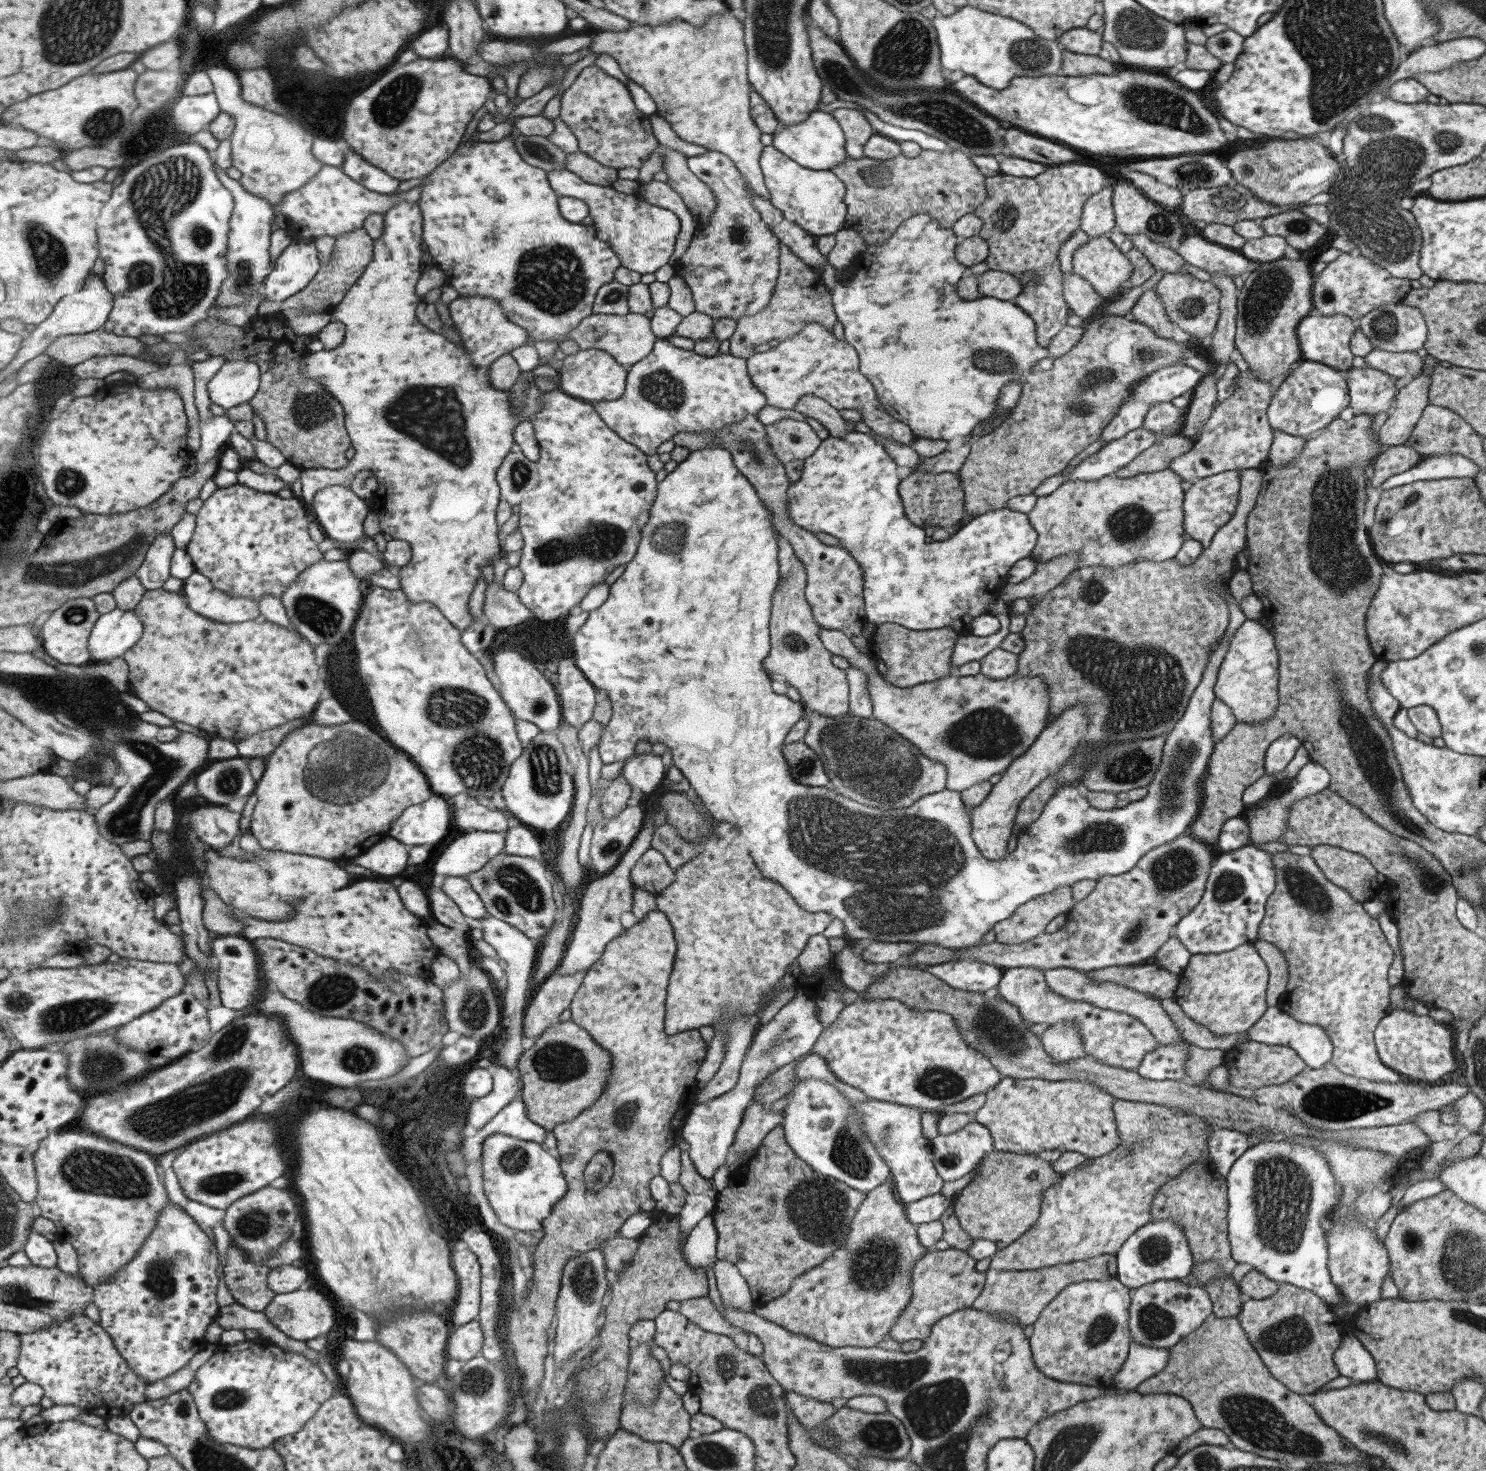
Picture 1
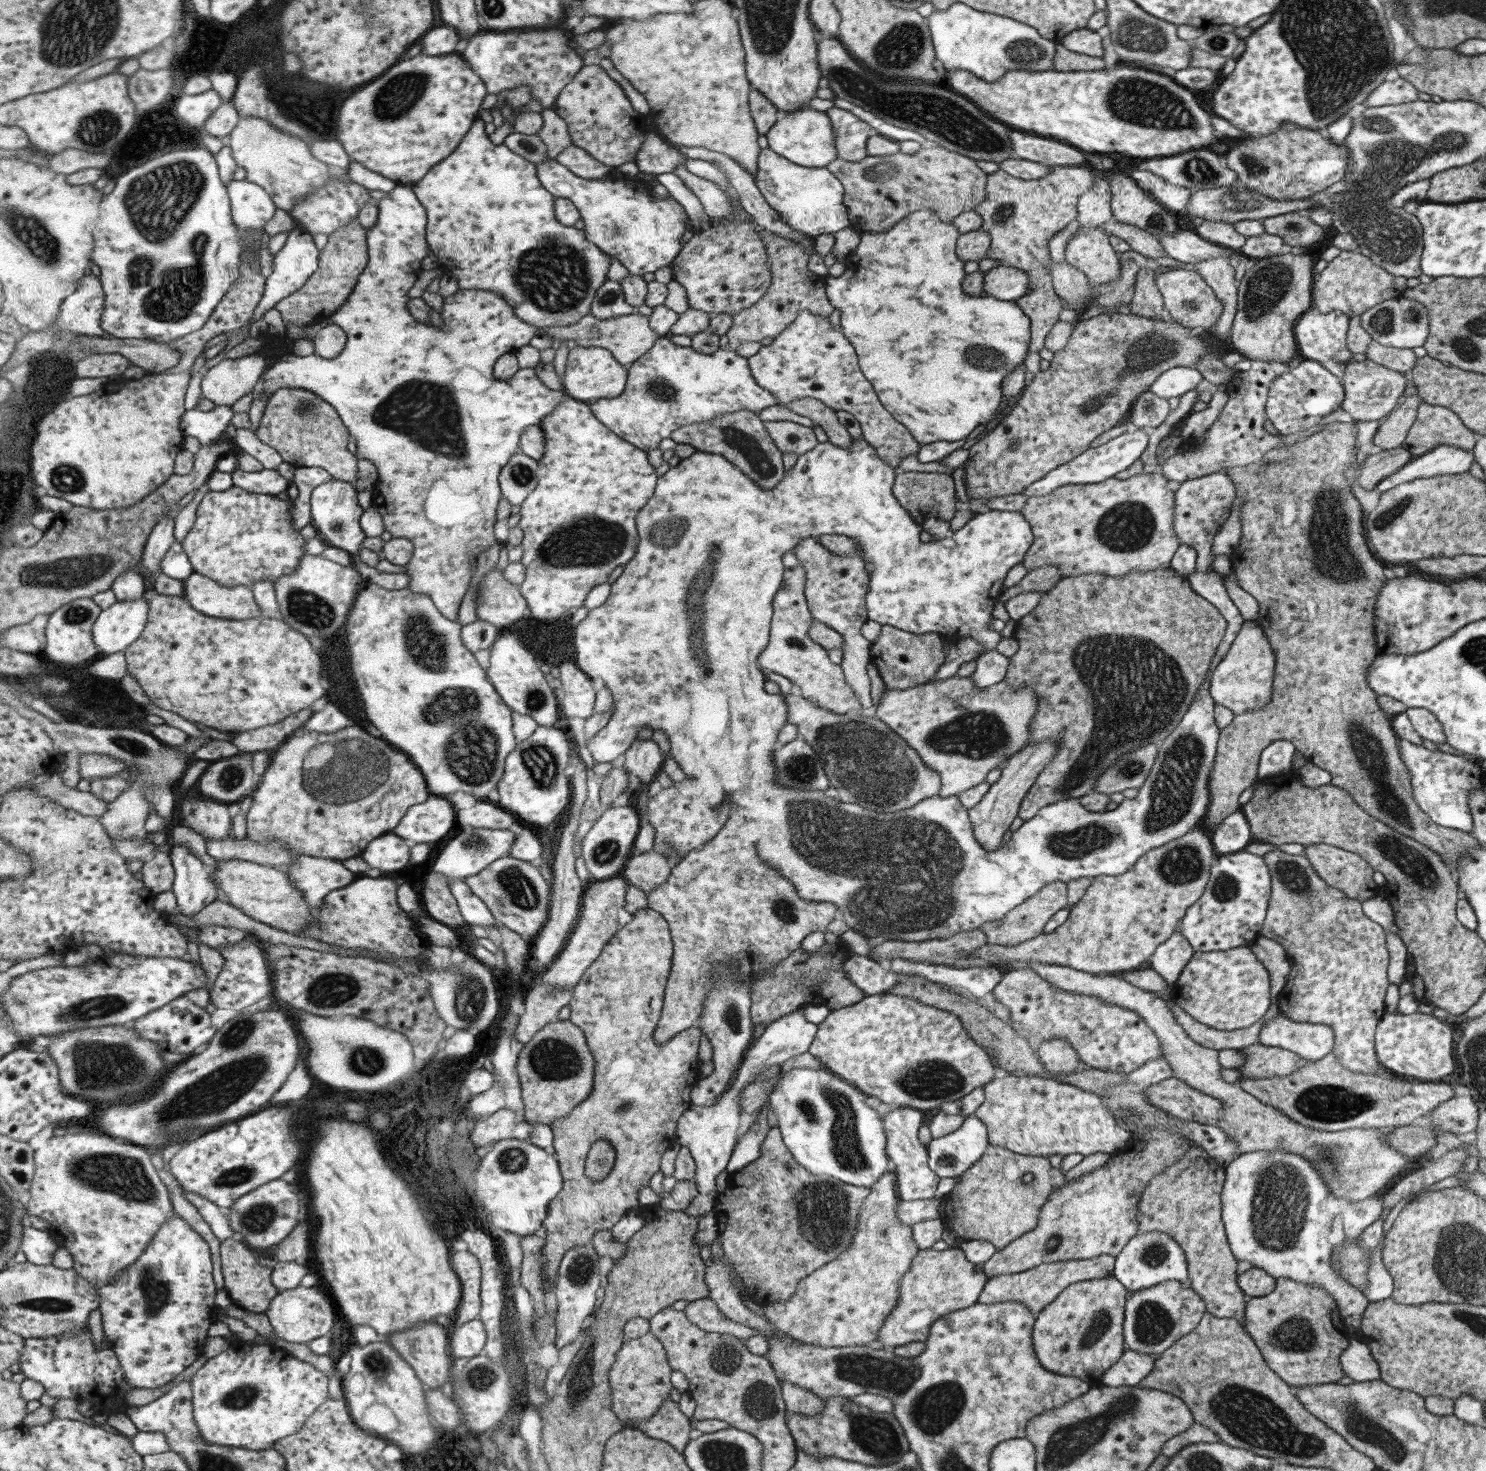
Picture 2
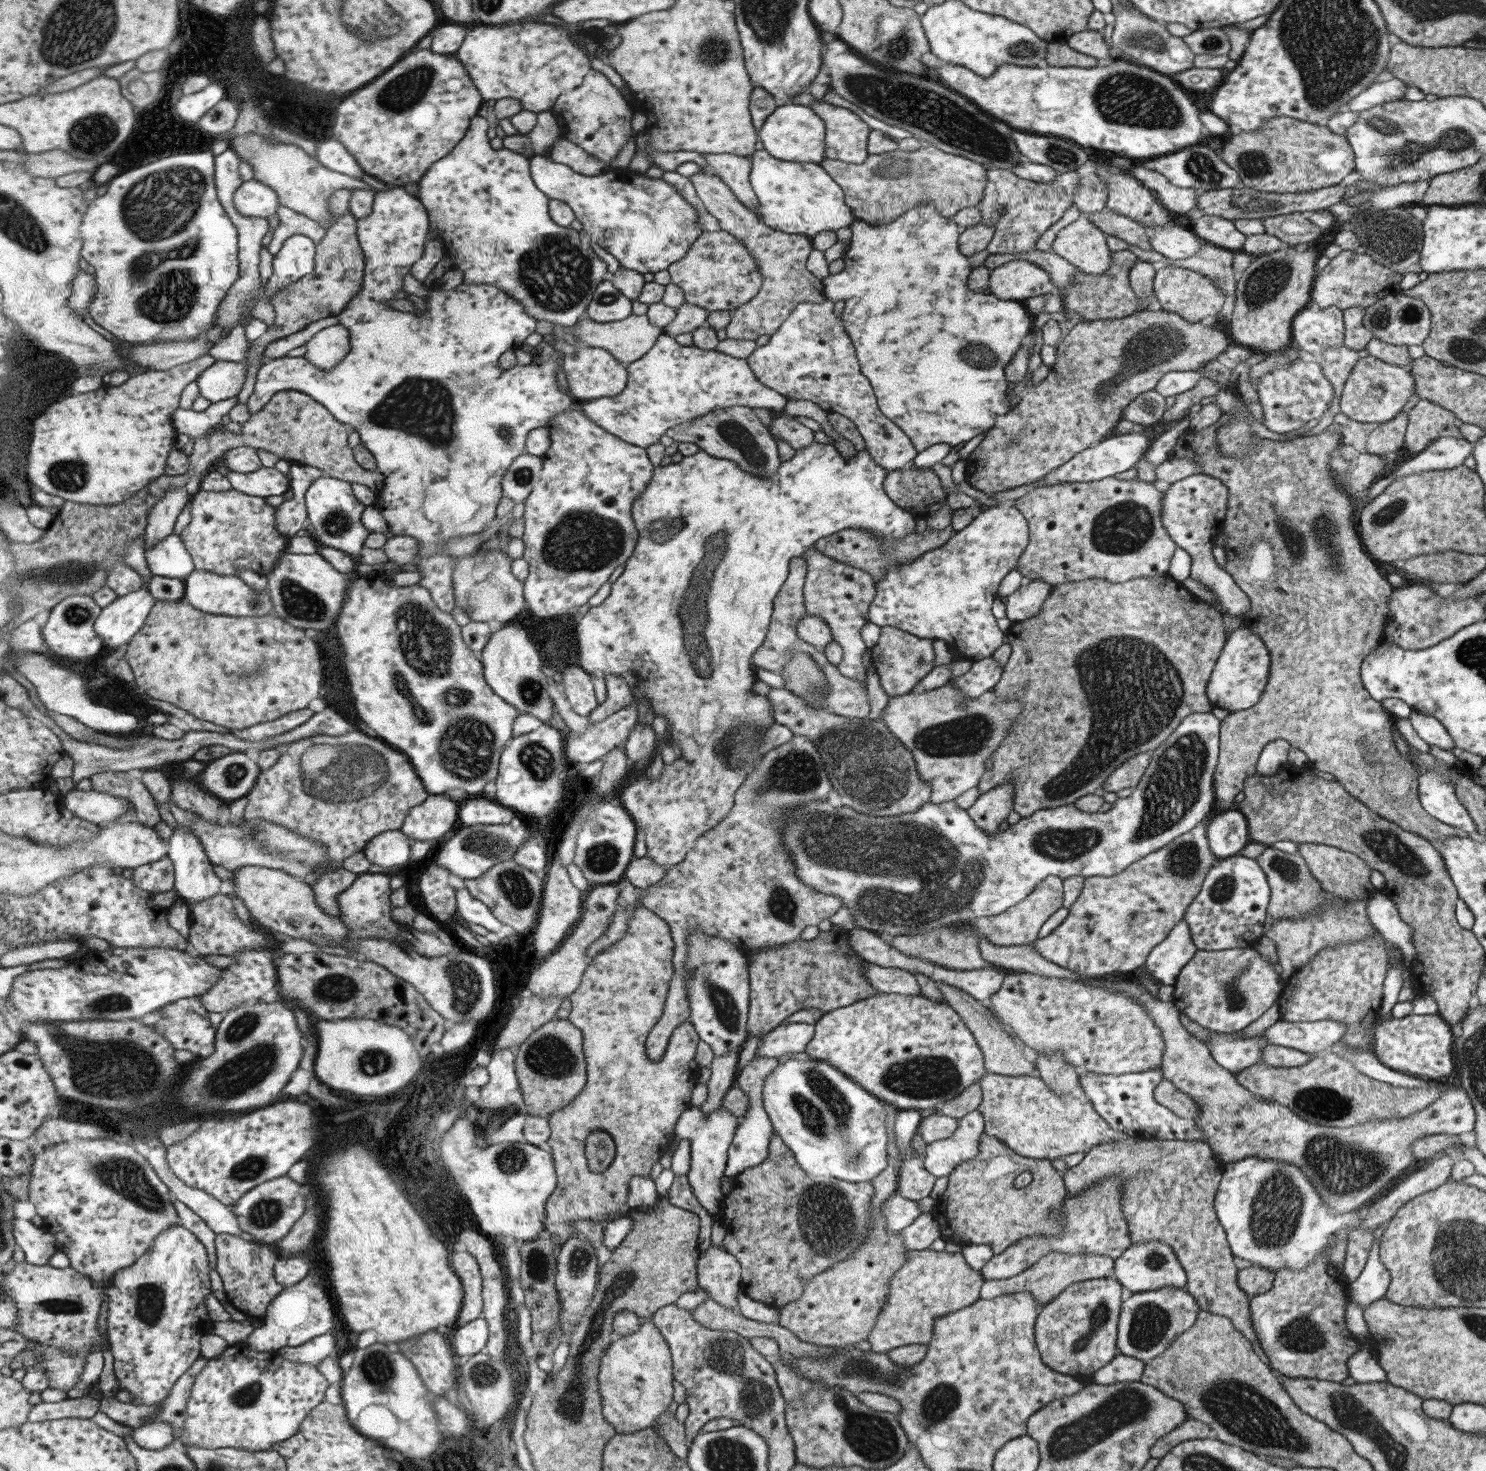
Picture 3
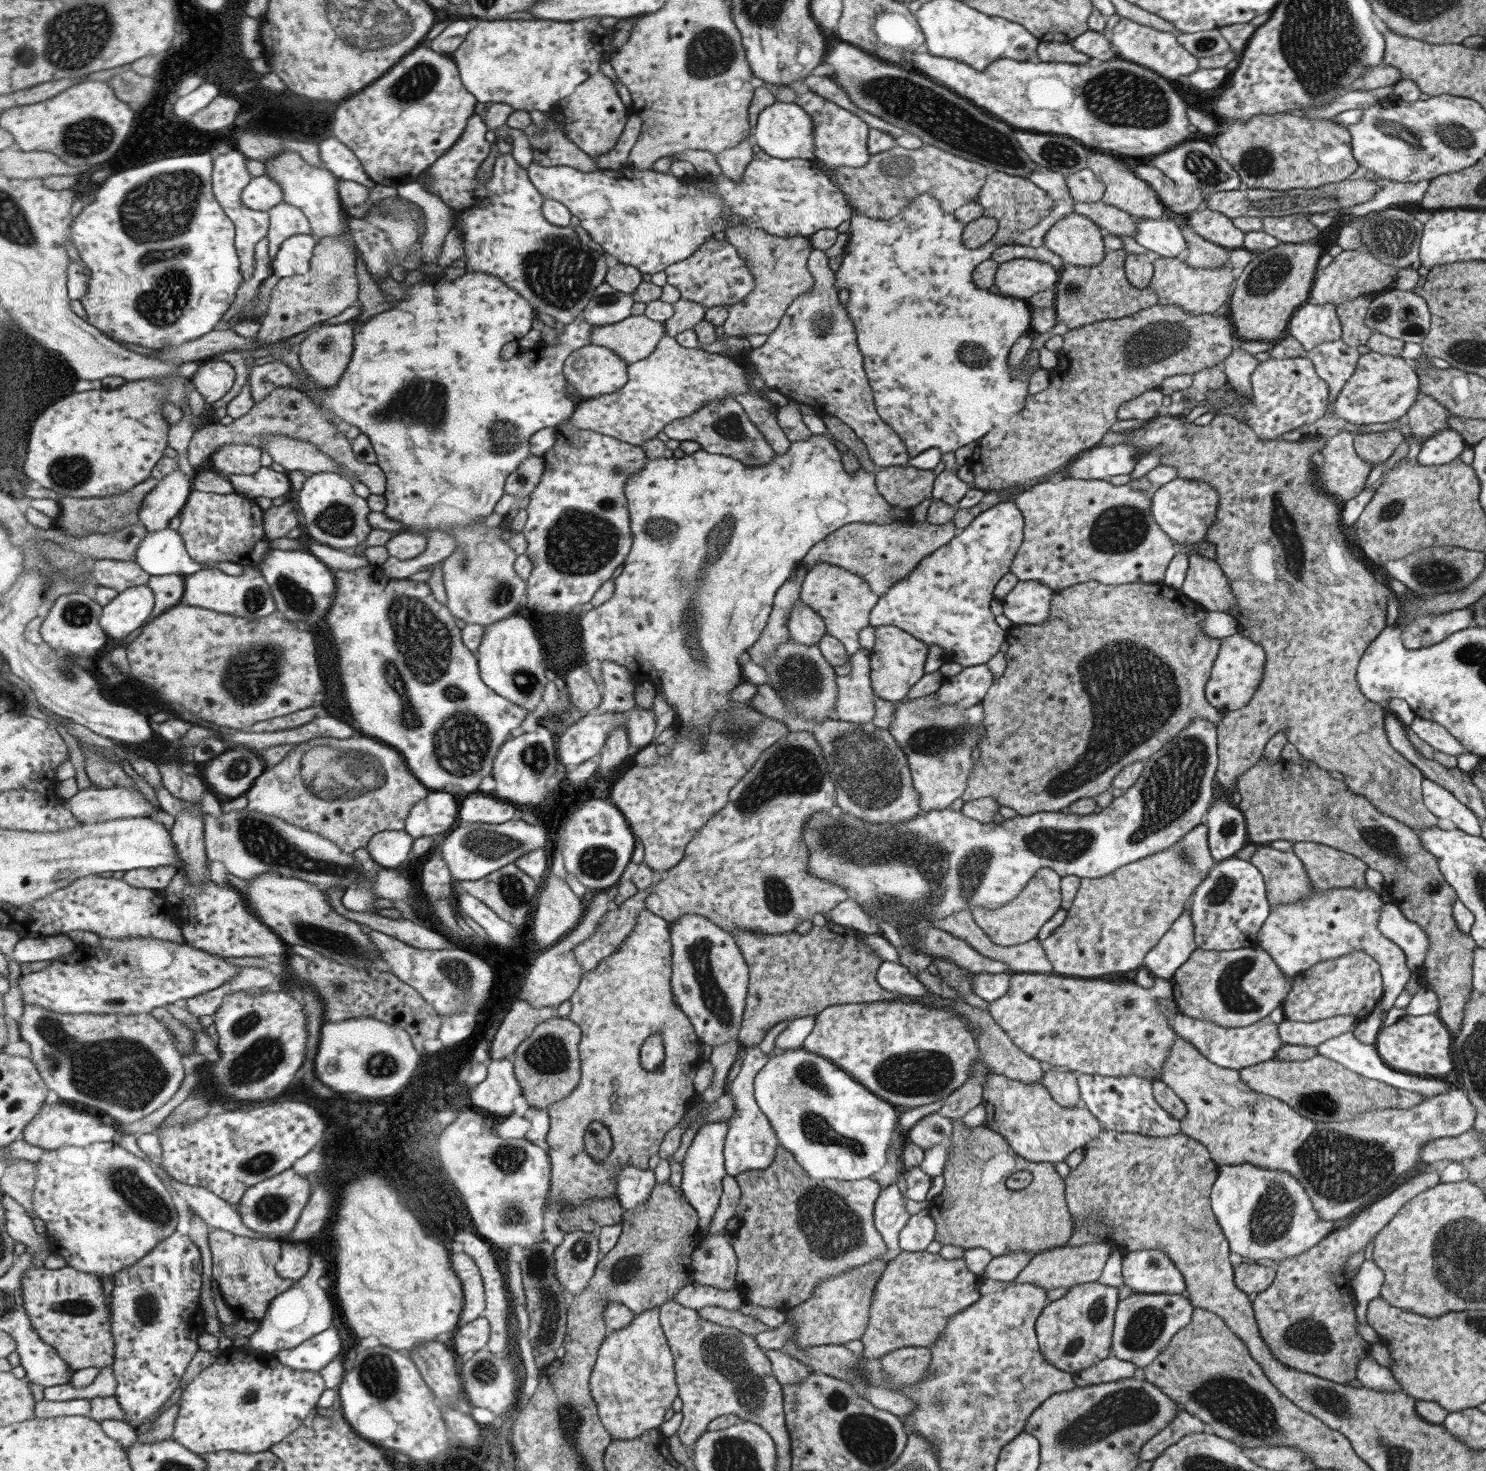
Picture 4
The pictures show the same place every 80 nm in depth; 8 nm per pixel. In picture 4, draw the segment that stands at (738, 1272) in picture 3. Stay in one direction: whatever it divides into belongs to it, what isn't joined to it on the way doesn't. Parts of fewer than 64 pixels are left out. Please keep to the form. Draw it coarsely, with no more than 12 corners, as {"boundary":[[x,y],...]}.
{"boundary":[[729,1230],[709,1234],[693,1256],[694,1283],[738,1289]]}

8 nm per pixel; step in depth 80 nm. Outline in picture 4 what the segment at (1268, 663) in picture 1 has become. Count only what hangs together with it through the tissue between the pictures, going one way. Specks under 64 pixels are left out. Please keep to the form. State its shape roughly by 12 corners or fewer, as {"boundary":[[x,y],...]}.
{"boundary":[[1239,633],[1220,639],[1204,686],[1218,711],[1253,696],[1264,650]]}

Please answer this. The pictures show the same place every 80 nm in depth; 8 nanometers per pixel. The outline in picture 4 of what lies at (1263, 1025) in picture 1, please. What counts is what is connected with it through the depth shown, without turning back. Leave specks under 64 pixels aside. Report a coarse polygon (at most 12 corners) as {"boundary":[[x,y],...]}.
{"boundary":[[1333,1016],[1315,1022],[1284,1019],[1282,1044],[1316,1049],[1352,1031],[1359,1017]]}

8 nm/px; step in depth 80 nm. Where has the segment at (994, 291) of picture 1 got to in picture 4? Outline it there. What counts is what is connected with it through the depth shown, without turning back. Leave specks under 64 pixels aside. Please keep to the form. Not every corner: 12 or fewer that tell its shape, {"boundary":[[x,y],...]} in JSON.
{"boundary":[[1041,260],[997,265],[993,285],[1026,300],[1054,290],[1058,272]]}

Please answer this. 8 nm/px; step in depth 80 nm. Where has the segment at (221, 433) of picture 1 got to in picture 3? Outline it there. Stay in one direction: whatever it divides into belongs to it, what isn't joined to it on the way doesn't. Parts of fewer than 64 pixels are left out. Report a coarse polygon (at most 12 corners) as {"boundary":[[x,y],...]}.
{"boundary":[[237,397],[201,412],[180,408],[175,430],[195,440],[221,430]]}

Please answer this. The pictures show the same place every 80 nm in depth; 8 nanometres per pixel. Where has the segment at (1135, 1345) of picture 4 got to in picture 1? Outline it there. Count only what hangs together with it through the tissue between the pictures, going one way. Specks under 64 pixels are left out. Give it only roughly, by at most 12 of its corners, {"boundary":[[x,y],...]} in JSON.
{"boundary":[[1155,1280],[1130,1292],[1130,1340],[1166,1348],[1212,1314],[1203,1287]]}

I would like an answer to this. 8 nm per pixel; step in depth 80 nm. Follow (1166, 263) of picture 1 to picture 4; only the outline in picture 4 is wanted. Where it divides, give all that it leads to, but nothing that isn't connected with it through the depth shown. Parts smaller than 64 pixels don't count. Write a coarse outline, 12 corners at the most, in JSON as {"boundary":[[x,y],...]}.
{"boundary":[[1074,202],[1103,232],[1134,238],[1134,218],[1109,204]]}

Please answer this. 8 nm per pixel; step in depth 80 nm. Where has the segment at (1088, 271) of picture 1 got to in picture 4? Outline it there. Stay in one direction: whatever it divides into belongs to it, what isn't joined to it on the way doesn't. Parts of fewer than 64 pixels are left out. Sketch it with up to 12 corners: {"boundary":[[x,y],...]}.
{"boundary":[[1075,212],[1043,236],[1068,264],[1095,266],[1103,231]]}

